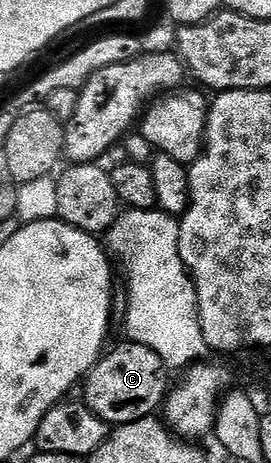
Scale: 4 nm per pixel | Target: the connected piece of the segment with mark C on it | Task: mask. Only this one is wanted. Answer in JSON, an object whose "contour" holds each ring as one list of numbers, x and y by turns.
{"contour":[[123,342,113,351,111,348,101,355,82,383,82,401,102,422,109,425,133,423,155,416,163,408,170,390,170,371,164,366,162,357,141,343]]}

